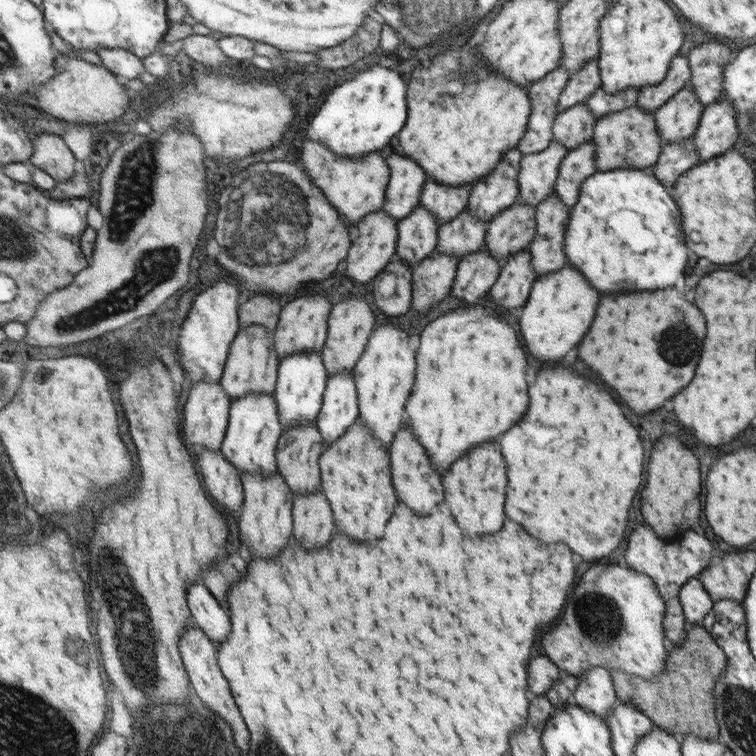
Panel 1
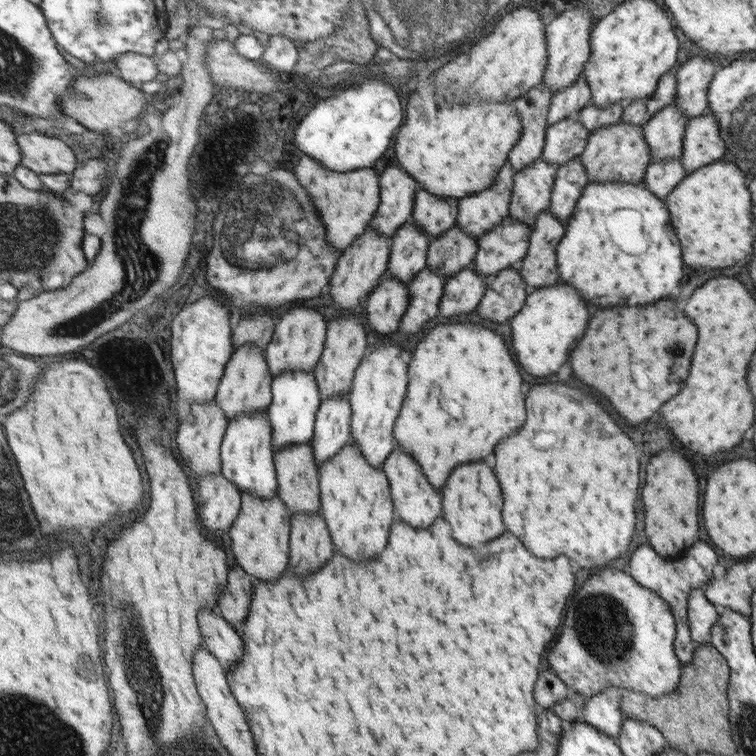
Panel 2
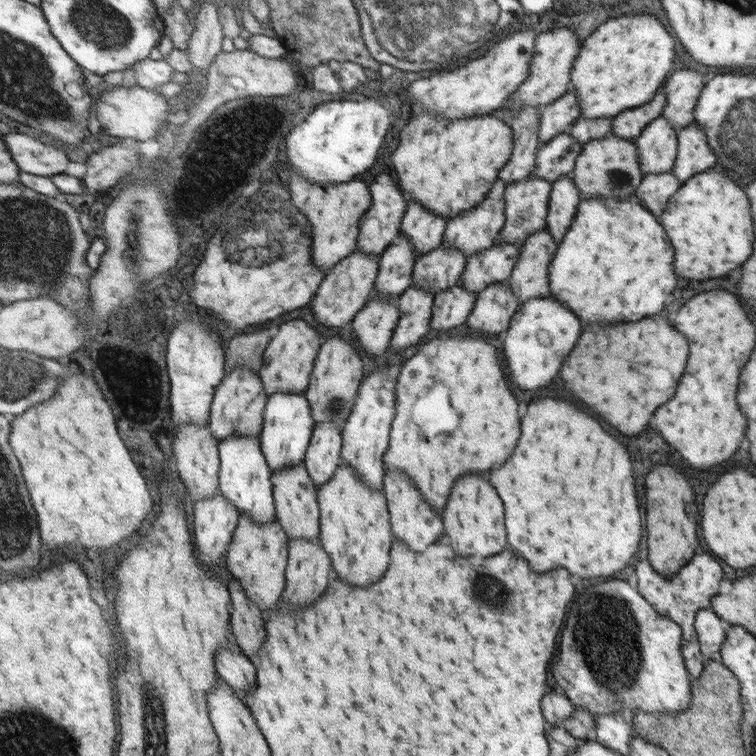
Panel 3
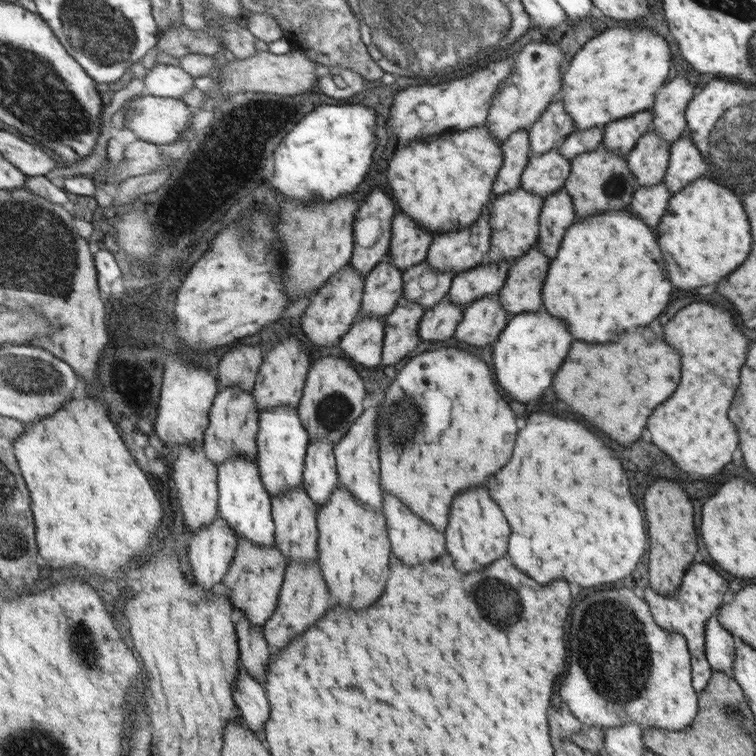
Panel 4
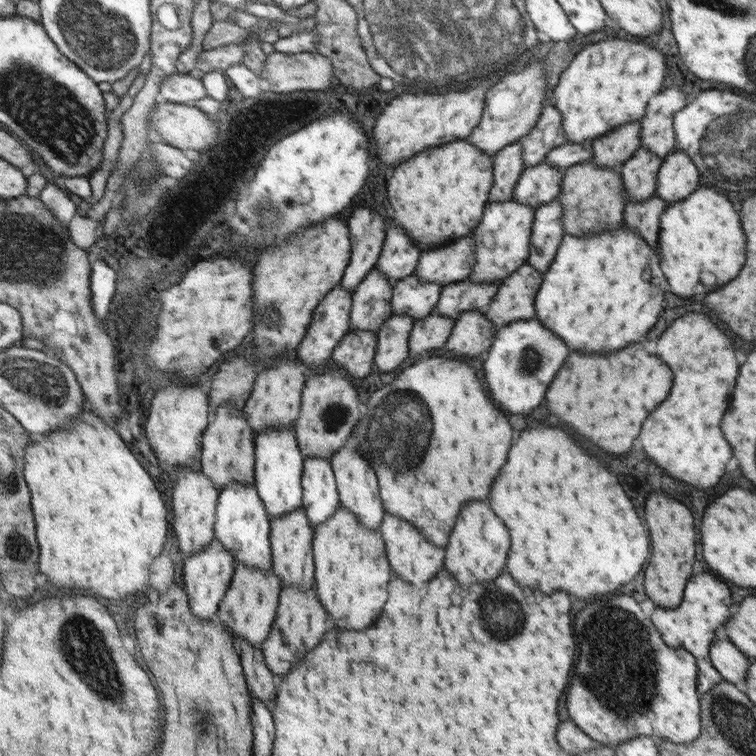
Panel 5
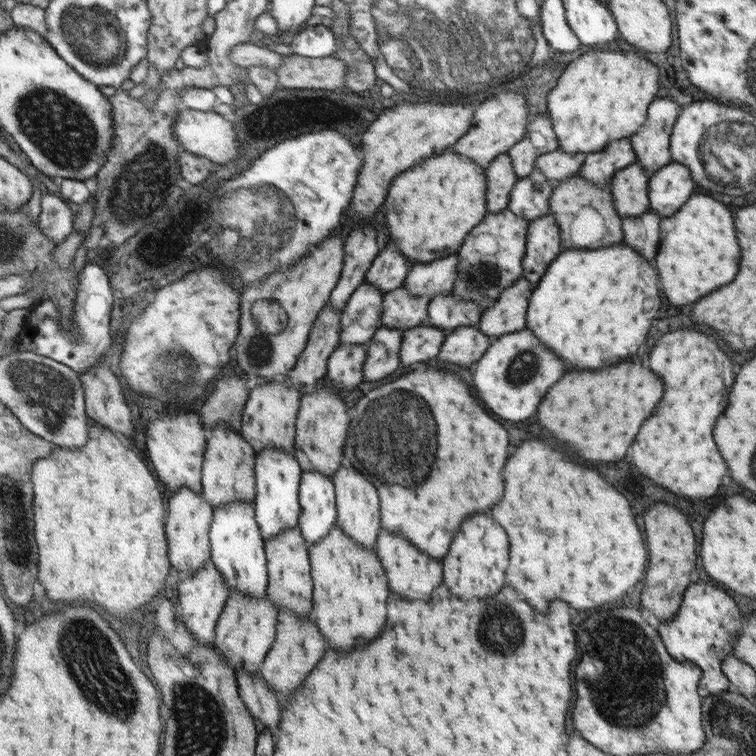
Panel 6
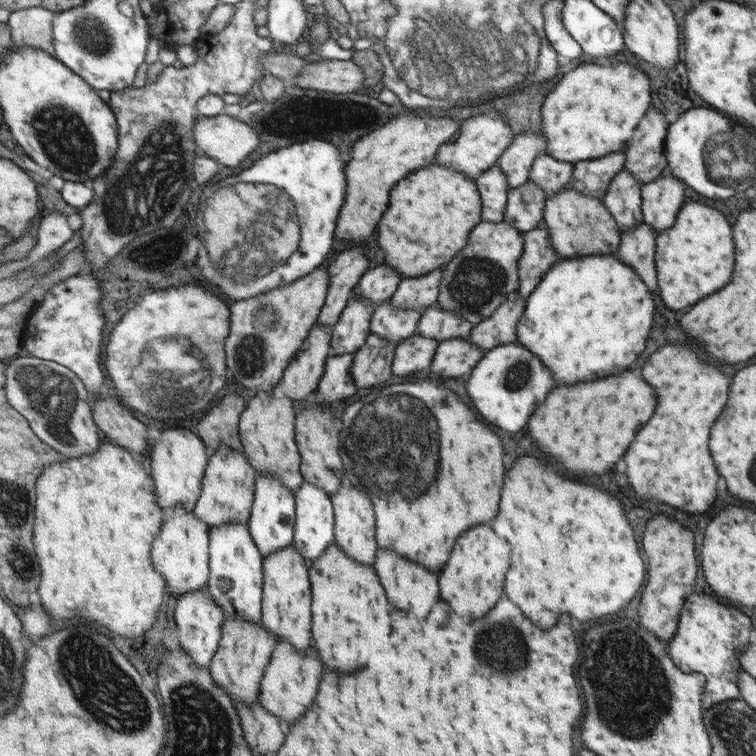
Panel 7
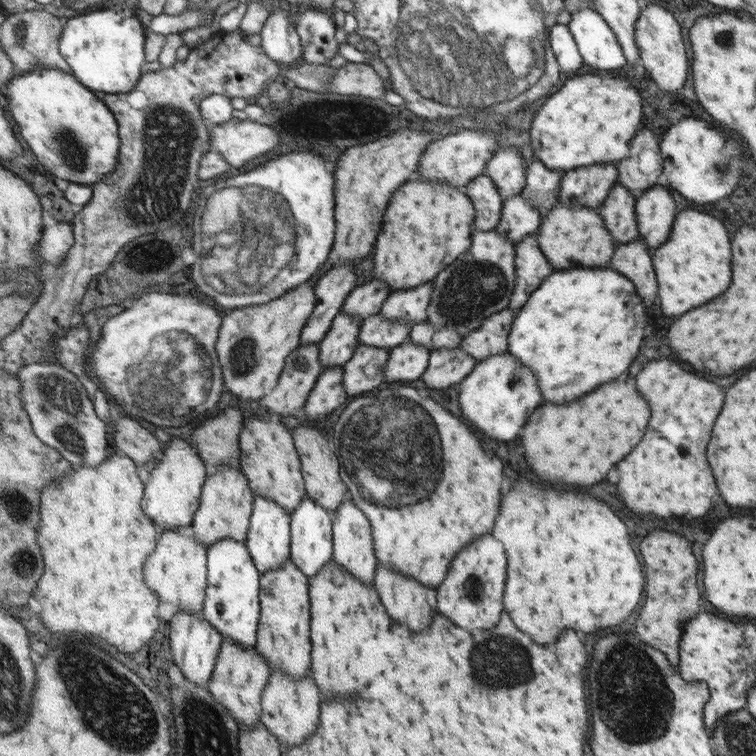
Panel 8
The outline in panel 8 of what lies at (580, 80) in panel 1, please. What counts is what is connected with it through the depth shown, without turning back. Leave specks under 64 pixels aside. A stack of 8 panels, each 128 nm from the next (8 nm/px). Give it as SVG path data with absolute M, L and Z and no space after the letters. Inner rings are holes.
M509 146L496 151L496 156L487 162L485 175L498 186L503 200L521 194L526 186L526 168L520 148Z

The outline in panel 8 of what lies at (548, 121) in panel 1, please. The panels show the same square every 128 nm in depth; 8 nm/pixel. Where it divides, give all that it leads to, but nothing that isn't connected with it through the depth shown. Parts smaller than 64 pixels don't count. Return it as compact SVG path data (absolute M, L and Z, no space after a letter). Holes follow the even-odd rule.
M485 174L470 181L463 190L466 196L474 202L476 218L474 228L488 232L495 230L500 222L503 199L498 192L498 186Z

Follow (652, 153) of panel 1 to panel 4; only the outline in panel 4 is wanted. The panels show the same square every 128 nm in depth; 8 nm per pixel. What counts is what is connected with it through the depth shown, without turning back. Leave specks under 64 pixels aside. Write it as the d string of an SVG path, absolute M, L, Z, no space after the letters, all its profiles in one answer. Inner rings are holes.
M603 145L590 152L582 152L571 160L571 171L564 188L567 188L575 206L576 220L596 216L606 210L626 210L636 186L635 175L628 166L627 158L612 154Z

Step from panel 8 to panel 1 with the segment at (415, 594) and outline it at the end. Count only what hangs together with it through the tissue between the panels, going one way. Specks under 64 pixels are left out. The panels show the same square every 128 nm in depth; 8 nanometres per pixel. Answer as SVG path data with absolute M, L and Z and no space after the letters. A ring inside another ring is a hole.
M405 425L403 430L396 434L395 442L391 443L389 452L392 482L394 482L396 494L400 494L400 502L404 502L414 514L428 516L444 500L442 480L440 480L440 474L436 474L436 470L430 466L422 446L414 440L410 426Z

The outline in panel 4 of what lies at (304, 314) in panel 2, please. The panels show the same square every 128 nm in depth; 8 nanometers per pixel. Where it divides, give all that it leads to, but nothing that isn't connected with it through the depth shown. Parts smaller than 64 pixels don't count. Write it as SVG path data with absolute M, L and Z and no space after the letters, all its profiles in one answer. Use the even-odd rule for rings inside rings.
M296 336L283 338L265 356L265 363L260 369L257 385L253 390L257 406L262 414L266 410L278 409L279 407L299 409L302 406L302 398L304 398L307 389L311 373L310 366L312 366L312 360L310 360L304 345L304 342Z

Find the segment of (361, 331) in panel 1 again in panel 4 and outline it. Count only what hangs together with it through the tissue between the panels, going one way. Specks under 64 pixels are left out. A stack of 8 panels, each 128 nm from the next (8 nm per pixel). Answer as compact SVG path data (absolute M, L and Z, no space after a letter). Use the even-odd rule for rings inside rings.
M338 354L324 356L316 360L309 374L304 401L299 408L304 426L312 436L312 442L320 438L330 438L332 442L340 443L350 433L352 424L362 415L362 400L366 396L366 388L358 374L352 368L352 360Z

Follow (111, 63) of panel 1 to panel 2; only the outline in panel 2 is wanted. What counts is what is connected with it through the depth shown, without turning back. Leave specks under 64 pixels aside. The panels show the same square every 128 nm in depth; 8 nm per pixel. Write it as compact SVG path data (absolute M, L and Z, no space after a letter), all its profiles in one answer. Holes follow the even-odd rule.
M122 54L116 60L116 66L120 69L124 79L135 85L158 80L162 75L156 58L143 54Z

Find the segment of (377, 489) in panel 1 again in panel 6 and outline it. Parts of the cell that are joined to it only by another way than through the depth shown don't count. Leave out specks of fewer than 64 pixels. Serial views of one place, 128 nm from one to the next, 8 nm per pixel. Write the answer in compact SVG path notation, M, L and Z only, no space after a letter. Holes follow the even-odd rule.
M339 523L336 524L330 536L322 542L312 545L311 560L313 564L313 578L315 579L315 608L312 613L313 620L318 622L322 634L326 632L328 642L332 648L340 652L352 652L356 646L376 640L384 626L386 626L386 600L388 600L388 582L382 570L382 562L376 554L376 548L367 550L356 544Z

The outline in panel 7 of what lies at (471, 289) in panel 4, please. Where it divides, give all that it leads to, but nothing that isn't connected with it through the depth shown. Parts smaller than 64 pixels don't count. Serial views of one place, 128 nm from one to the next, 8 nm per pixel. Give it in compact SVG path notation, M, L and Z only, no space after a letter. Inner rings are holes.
M434 304L428 306L422 313L416 334L426 338L436 338L441 342L450 338L468 338L473 326L472 322Z

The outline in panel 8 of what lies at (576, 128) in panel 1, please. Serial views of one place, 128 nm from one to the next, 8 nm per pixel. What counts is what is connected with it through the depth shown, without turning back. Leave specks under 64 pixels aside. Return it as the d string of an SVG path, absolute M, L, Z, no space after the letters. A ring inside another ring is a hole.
M516 194L503 200L500 222L495 230L517 245L524 236L537 232L542 218L541 211L536 206L532 206L521 194Z

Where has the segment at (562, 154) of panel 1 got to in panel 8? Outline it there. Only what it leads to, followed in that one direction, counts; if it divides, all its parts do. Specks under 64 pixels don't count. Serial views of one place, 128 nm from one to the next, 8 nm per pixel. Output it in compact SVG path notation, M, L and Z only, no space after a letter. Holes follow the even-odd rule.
M476 230L472 234L472 246L458 258L454 264L448 266L444 270L444 274L440 274L432 281L434 284L431 293L430 304L427 310L428 324L434 324L434 329L443 330L444 326L454 326L459 336L464 338L469 333L480 329L483 323L494 313L499 313L511 304L511 295L515 291L516 286L516 268L515 268L515 245L504 238L502 234L498 234L496 230L484 232L484 230Z

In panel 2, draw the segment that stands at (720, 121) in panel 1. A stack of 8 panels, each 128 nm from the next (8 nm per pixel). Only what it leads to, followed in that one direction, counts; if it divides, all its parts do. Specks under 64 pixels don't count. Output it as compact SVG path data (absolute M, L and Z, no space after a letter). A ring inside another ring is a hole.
M707 110L700 116L688 119L687 134L683 142L682 163L686 172L694 172L702 166L726 157L727 145L720 134L716 114Z

